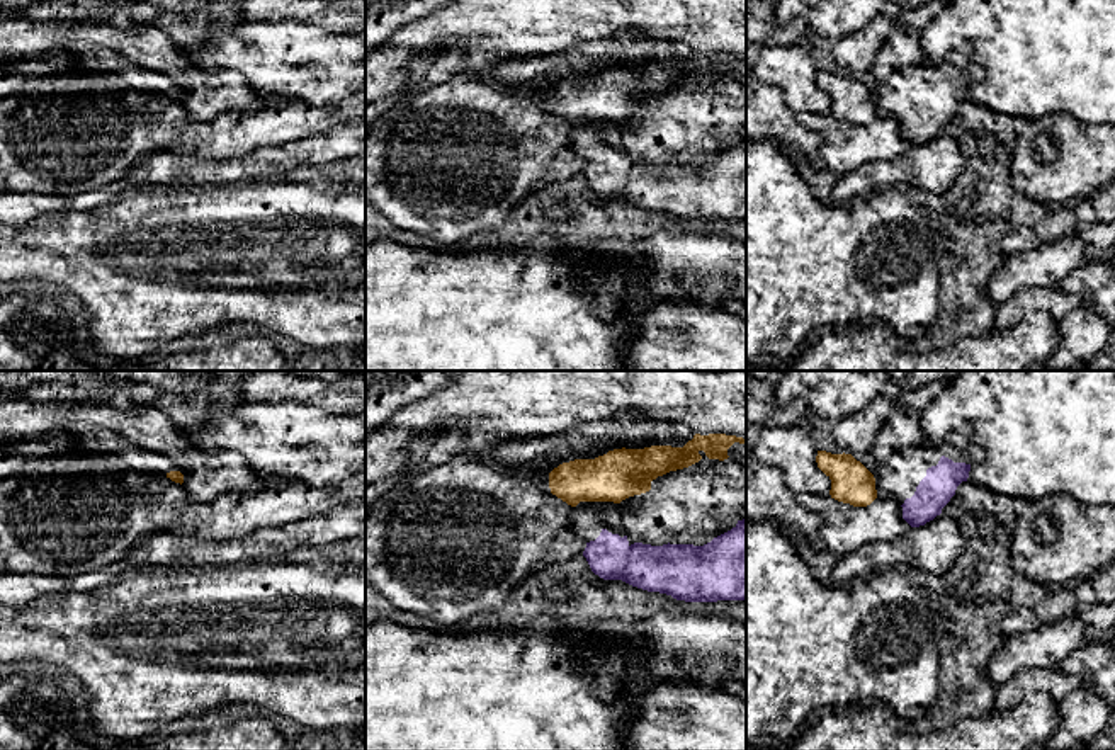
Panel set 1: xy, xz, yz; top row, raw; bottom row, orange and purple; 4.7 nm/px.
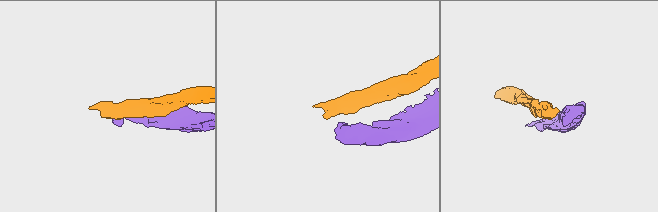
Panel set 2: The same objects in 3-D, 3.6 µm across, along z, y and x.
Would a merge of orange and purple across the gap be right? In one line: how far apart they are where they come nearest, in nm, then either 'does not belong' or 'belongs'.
130 nm apart; does not belong

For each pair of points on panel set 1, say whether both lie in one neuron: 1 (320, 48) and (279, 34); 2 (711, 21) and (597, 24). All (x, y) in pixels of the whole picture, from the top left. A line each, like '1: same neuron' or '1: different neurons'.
1: same neuron
2: same neuron

